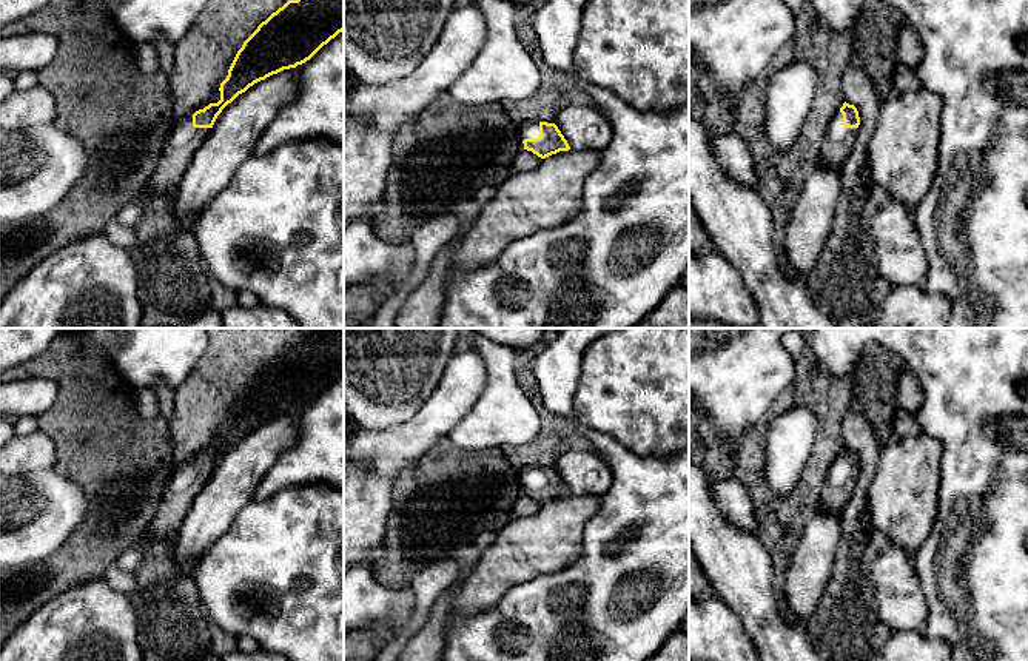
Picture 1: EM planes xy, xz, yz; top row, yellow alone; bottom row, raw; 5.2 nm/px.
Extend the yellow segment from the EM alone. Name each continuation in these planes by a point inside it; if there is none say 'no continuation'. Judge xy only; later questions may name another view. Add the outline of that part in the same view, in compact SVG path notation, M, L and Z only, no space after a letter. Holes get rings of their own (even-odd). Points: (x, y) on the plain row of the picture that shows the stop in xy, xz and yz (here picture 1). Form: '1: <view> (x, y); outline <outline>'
1: xy (184, 486); outline M193 461L176 468L166 484L157 513L140 542L176 535L210 476L211 473L194 473Z

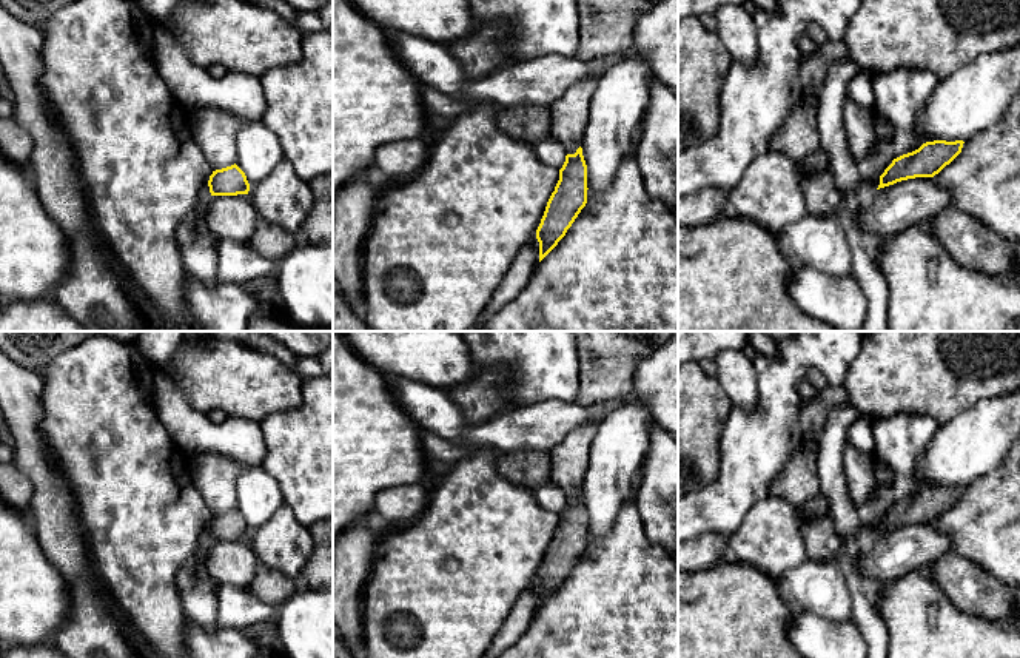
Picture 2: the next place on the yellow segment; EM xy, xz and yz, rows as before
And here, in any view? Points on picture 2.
no continuation

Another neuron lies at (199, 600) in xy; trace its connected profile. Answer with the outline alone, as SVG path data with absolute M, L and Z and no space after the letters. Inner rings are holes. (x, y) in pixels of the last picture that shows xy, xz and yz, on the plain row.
M210 522L199 538L194 566L179 573L179 589L186 618L203 629L214 630L217 627L216 584L205 573L203 566L205 553L211 544L208 525Z

